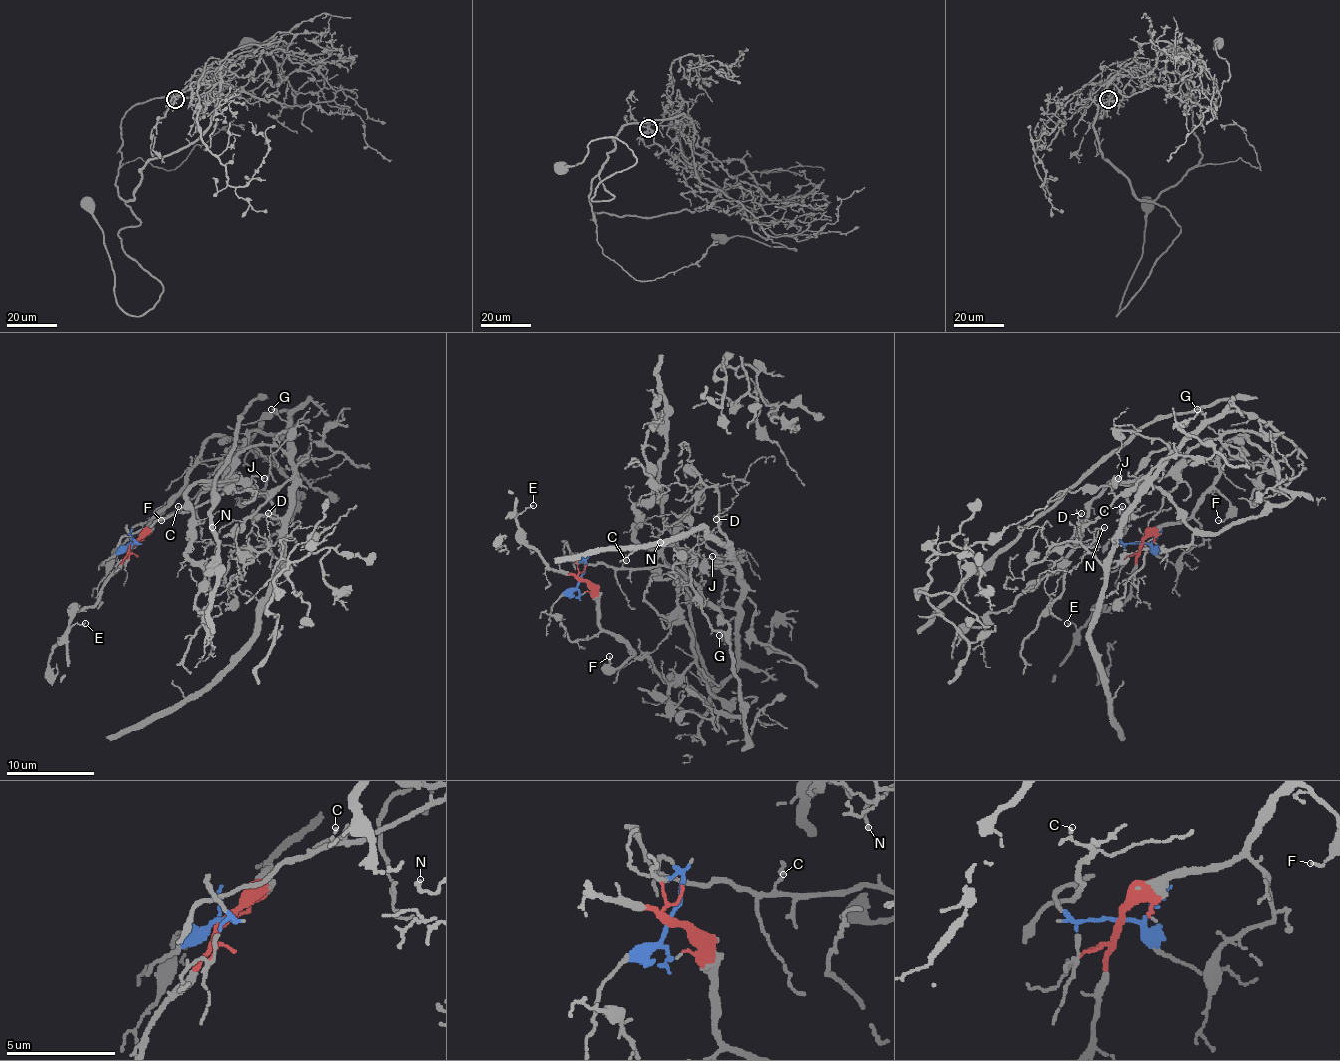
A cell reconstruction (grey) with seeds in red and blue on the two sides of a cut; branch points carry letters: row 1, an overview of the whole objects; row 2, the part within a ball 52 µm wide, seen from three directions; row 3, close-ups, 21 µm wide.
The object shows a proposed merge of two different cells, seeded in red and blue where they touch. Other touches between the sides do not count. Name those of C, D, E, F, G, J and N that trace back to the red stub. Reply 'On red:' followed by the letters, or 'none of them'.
On red: E, F

